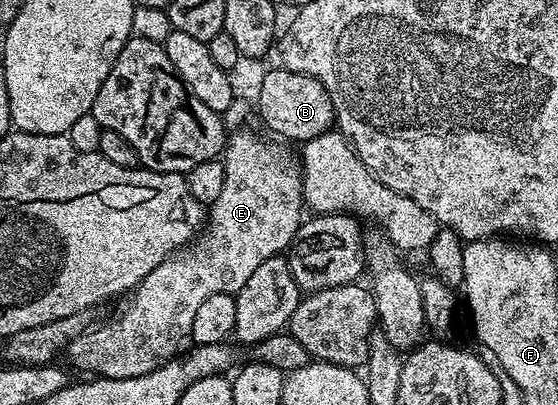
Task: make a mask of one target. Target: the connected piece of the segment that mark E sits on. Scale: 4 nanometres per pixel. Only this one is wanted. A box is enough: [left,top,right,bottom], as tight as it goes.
[68,133,304,379]

